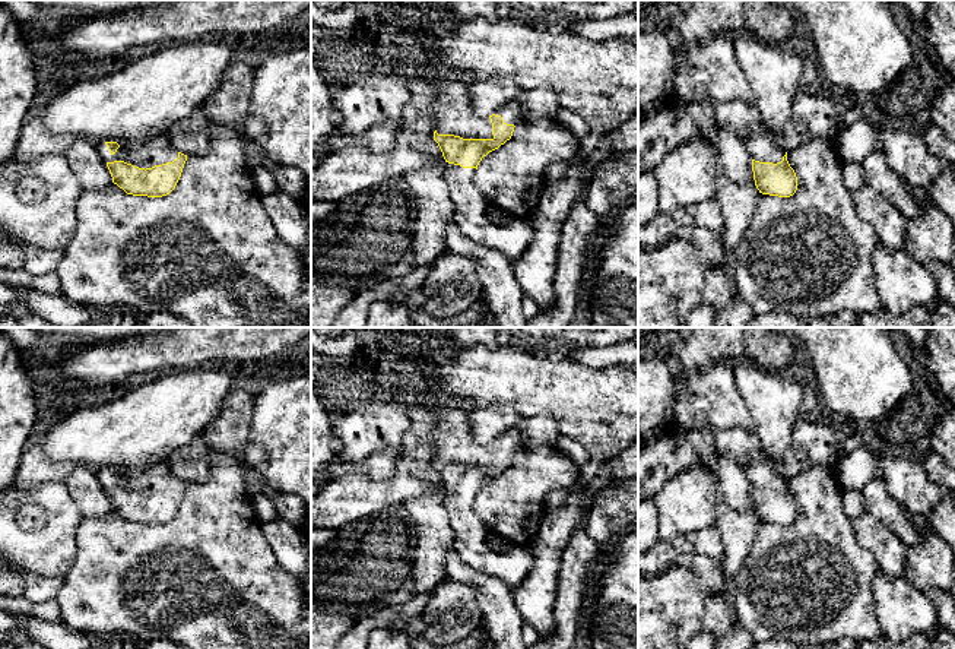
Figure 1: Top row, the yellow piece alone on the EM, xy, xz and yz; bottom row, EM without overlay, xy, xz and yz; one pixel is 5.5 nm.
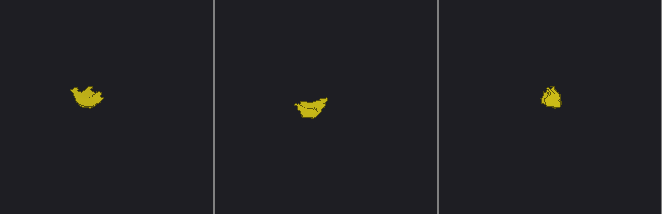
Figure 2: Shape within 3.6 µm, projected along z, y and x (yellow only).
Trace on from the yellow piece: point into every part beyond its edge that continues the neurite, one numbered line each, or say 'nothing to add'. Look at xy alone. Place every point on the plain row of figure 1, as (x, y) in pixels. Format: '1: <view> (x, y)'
1: xy (158, 477)

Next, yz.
1: yz (662, 456)

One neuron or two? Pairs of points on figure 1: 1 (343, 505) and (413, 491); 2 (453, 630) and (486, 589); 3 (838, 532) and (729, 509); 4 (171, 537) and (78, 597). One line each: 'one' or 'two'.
1: one
2: two
3: two
4: one

